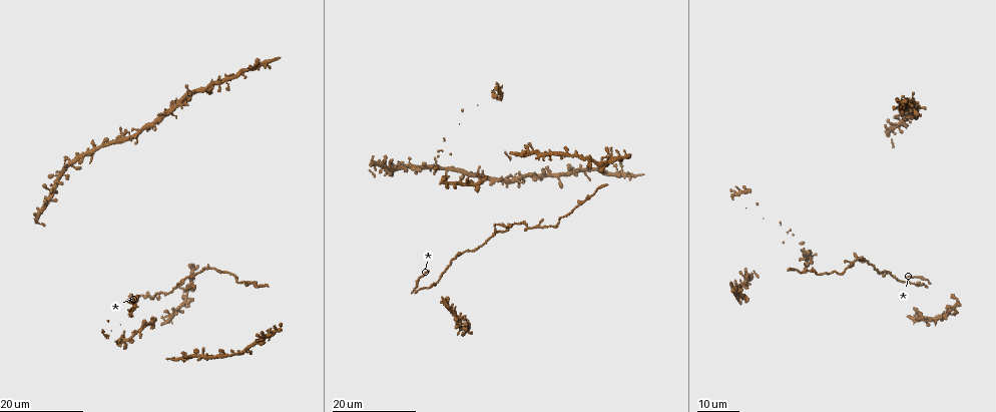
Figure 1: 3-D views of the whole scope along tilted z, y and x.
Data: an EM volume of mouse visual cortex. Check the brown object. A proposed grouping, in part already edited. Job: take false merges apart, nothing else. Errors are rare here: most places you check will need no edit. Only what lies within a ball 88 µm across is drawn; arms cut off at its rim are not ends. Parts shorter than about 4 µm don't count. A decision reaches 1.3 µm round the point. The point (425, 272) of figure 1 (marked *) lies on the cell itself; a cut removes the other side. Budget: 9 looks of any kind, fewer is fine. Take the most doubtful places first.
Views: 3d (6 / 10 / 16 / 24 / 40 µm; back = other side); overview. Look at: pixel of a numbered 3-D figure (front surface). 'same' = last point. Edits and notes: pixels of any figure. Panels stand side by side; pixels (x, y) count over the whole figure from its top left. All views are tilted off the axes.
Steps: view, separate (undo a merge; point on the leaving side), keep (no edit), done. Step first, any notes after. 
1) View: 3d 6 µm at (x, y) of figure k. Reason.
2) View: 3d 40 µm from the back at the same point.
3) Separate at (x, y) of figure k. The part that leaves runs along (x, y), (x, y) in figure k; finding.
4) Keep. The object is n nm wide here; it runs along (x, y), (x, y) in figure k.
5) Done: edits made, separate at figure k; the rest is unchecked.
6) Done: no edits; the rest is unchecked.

View: 3d 16 µm at (183, 281) of figure 1. Three-way junction.

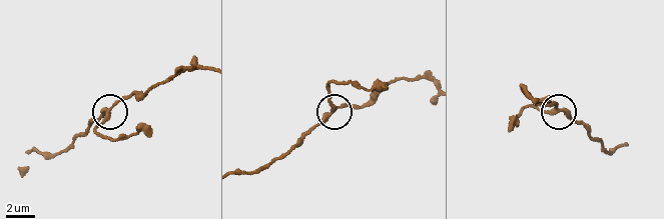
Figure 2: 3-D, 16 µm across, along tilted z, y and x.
View: 3d 10 µm at (110, 111) of figure 2. Closer look.

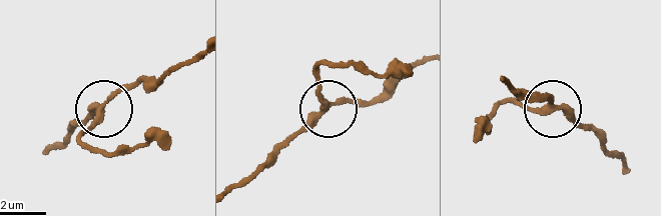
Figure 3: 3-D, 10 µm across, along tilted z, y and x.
Keep. It runs along (234, 185), (323, 104), (317, 61) in figure 3; all the same cell.

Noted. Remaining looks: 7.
View: 3d 24 µm at (858, 259) of figure 1. Small branch off a trunk.

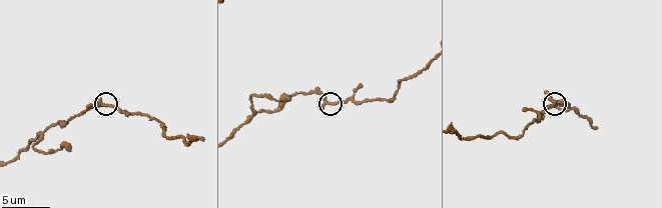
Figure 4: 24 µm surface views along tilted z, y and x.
View: 3d 6 µm at (326, 102) of figure 4. Closer look.

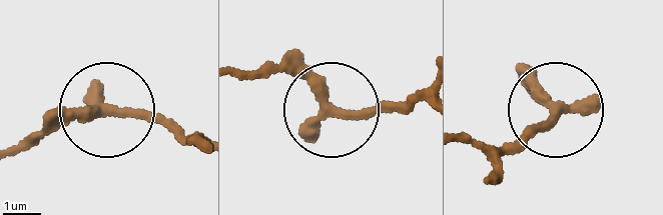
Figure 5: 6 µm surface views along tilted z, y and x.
Keep. The object is 260 nm wide here; it runs along (238, 74), (282, 71), (342, 108), (379, 114), (424, 99) in figure 5; continuous, no second cell.

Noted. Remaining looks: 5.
View: 3d 24 µm at (801, 272) of figure 1. Sudden change in width.

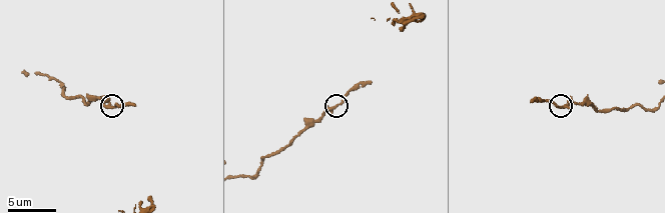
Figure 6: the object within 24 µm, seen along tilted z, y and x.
View: 3d 10 µm at (335, 108) of figure 6.

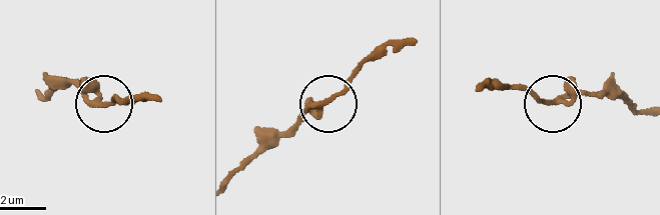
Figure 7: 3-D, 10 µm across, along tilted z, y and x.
View: 3d 10 µm from the back at (326, 100) of figure 7. Other side.

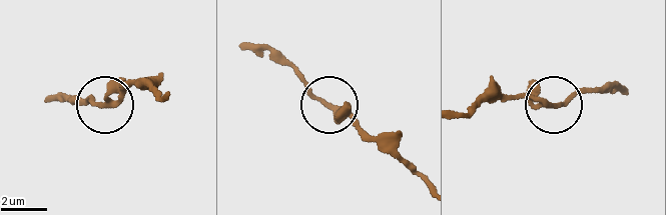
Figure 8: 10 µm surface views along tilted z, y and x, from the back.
Keep. The object is 220 nm wide here; it runs along (463, 114), (493, 98), (522, 96), (545, 104), (606, 86) in figure 8; all the same cell.

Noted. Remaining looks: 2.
View: 3d 16 µm at (888, 272) of figure 1.

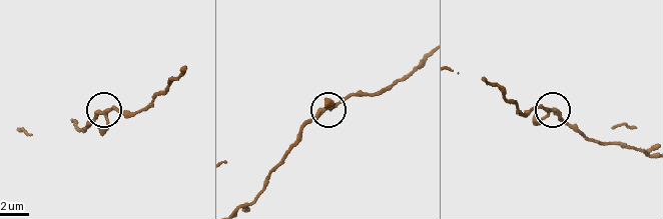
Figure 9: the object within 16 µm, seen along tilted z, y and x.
View: 3d 6 µm at (104, 114) of figure 9.

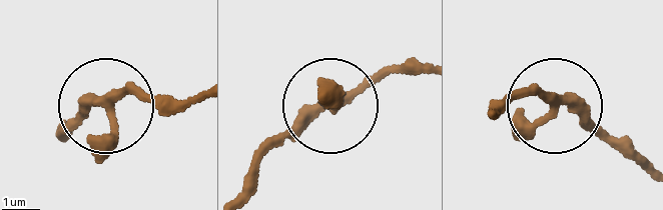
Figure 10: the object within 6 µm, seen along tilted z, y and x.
Keep. It runs along (235, 197), (303, 117), (346, 102), (408, 57) in figure 10; one cell here.

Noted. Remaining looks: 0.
Done: no edits; the rest is unchecked.

